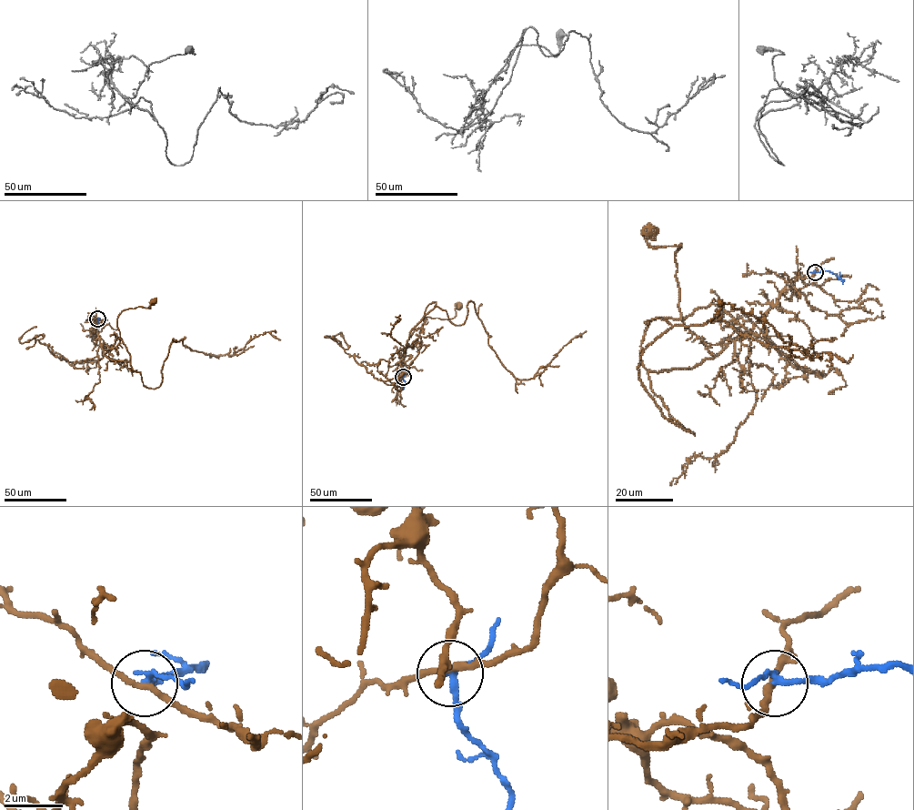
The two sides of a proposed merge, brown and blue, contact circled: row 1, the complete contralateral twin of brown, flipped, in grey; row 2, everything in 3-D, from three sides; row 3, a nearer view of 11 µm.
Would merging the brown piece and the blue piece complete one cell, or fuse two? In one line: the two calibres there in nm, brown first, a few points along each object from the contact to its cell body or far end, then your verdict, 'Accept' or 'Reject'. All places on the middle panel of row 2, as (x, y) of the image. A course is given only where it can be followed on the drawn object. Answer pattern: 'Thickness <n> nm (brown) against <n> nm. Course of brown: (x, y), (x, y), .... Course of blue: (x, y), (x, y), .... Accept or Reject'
Thickness 190 nm (brown) against 180 nm. Course of brown: (403, 377), (407, 369), (402, 363), (406, 341), (424, 323), (423, 318), (453, 318), (458, 306). Course of blue: (403, 377), (404, 389). Reject

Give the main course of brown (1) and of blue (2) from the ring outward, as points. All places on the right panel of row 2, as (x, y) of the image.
1: (815, 272), (795, 280), (748, 331), (707, 343), (678, 308), (680, 243), (651, 247), (649, 232)
2: (815, 272), (829, 271), (842, 283)

